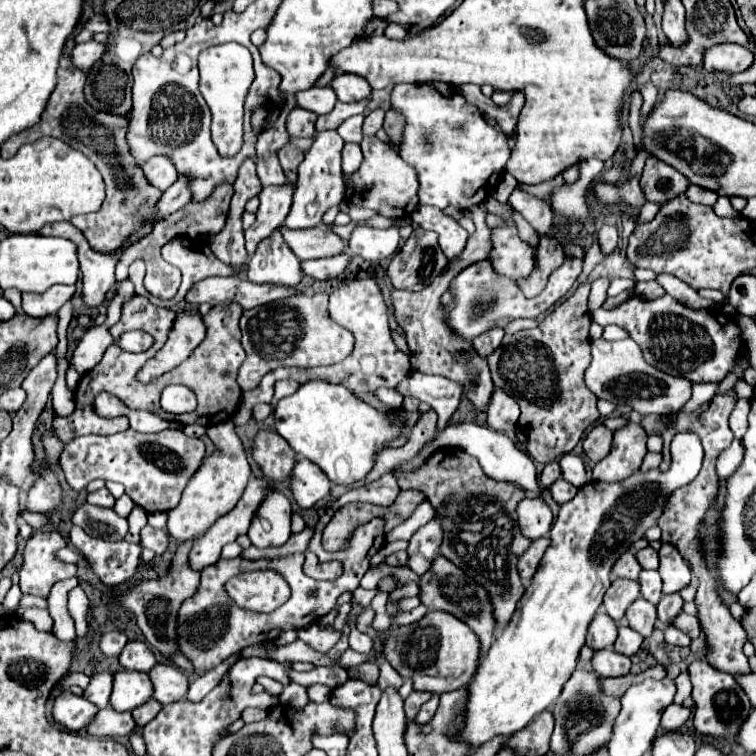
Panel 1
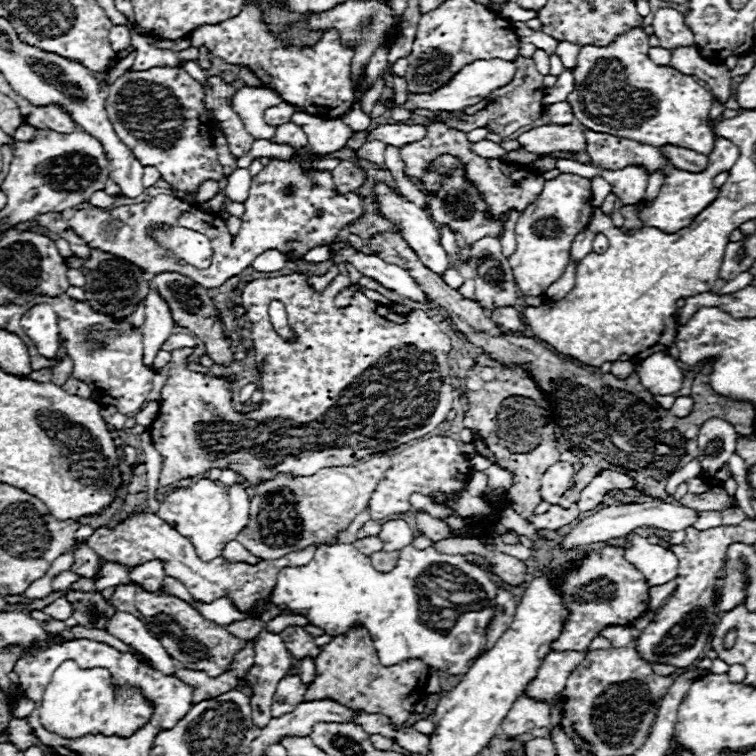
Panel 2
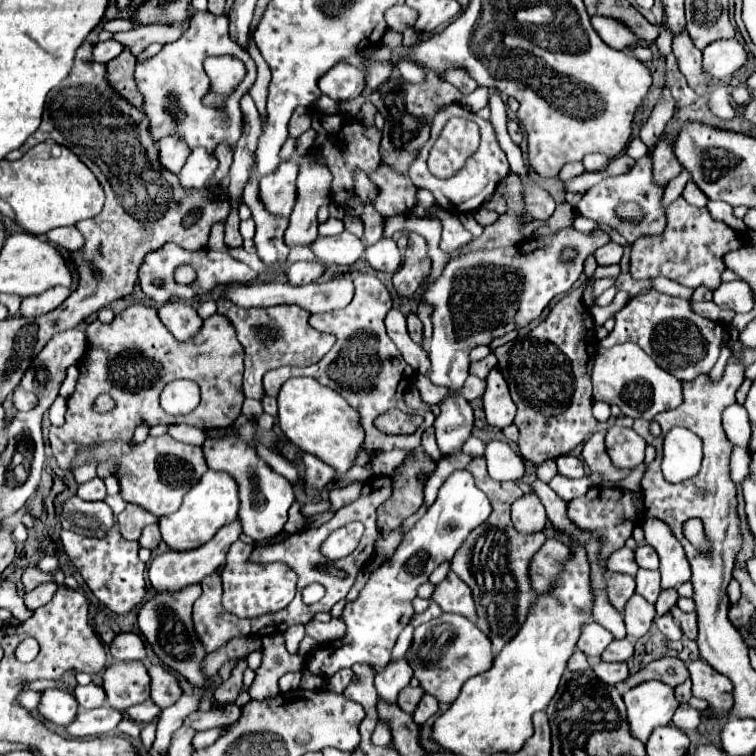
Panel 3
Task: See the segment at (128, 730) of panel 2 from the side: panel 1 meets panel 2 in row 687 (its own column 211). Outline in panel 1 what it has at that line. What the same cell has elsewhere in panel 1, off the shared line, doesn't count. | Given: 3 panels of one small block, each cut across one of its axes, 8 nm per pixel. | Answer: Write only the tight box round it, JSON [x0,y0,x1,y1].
[200,42,254,156]

